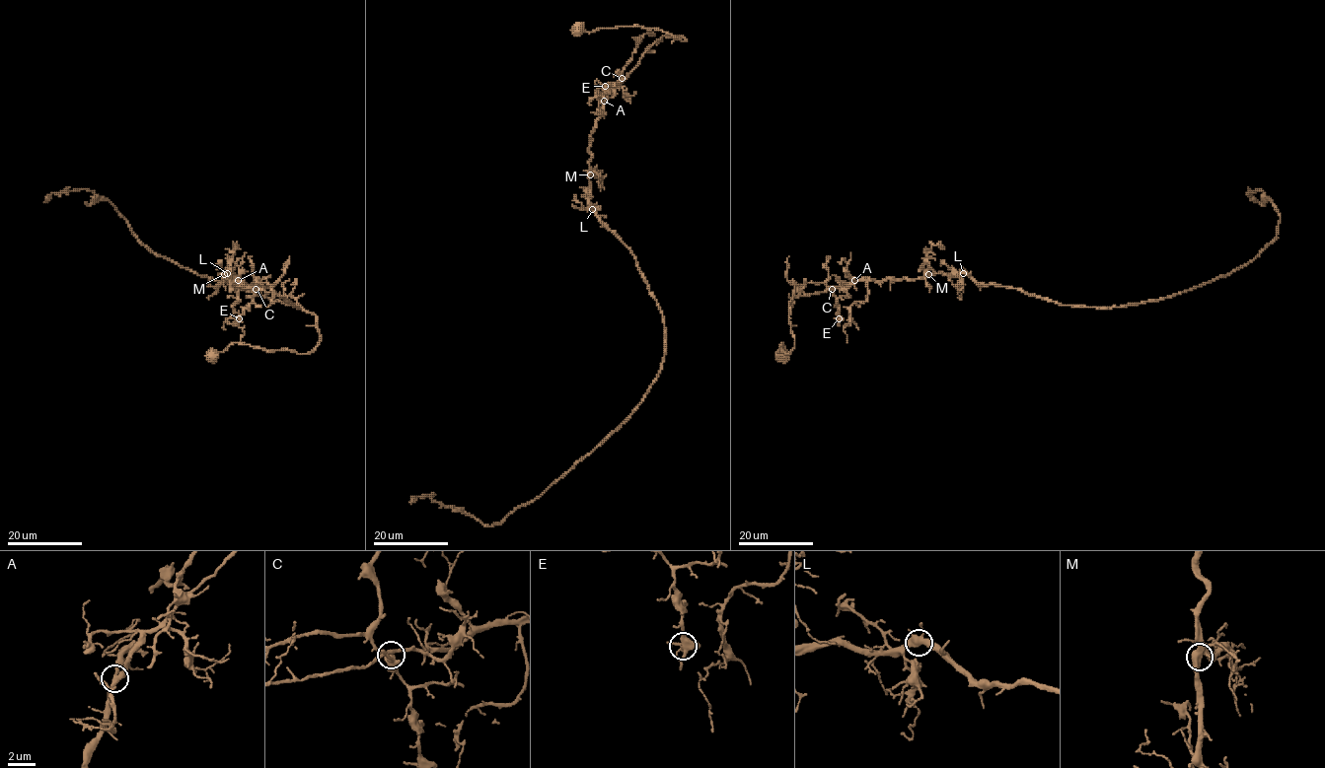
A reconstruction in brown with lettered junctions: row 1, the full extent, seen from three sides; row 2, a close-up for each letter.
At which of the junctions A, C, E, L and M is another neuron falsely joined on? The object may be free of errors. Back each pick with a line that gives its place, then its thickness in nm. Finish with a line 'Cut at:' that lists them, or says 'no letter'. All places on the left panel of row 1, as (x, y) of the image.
C: at (256, 289); 480 nm thick
Cut at: C

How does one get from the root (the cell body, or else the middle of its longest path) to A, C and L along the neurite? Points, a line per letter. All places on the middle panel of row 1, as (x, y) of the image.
A: (576, 28), (592, 33), (620, 26), (641, 26), (686, 40), (683, 36), (661, 36), (604, 101)
C: (576, 28), (592, 33), (620, 26), (641, 26), (686, 40), (683, 36), (664, 35), (622, 78)
L: (576, 28), (592, 33), (641, 26), (686, 40), (683, 36), (661, 36), (604, 102), (590, 136), (592, 209)

